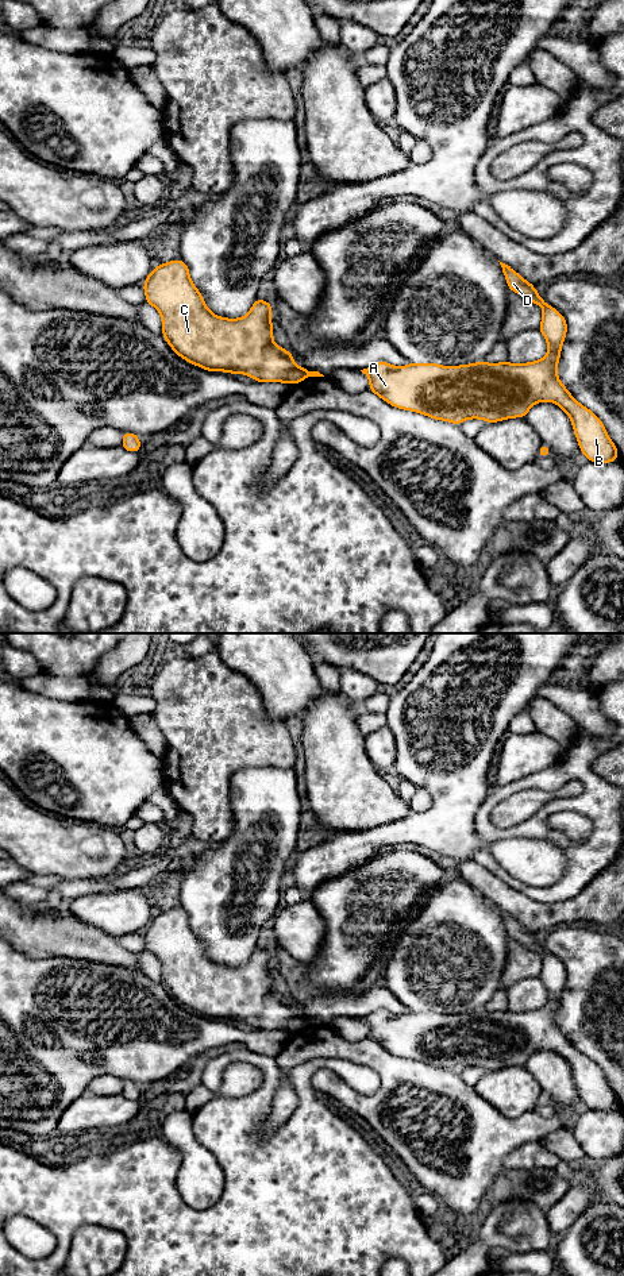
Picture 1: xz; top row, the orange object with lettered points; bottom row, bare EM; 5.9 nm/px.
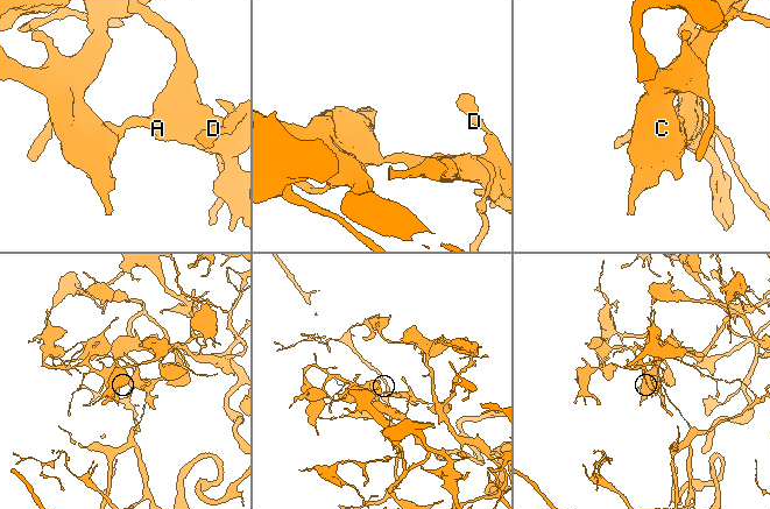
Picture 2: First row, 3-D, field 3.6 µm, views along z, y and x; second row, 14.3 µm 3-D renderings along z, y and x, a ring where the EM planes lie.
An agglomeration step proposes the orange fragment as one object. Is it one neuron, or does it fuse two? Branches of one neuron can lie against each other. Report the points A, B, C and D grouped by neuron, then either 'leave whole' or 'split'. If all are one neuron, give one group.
groups A B D / C; split

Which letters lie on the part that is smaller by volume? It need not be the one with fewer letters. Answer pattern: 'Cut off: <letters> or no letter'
Cut off: A, B, D

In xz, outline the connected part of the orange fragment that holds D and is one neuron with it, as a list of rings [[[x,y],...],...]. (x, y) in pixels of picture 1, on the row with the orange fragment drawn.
[[[500,262],[509,290],[543,308],[539,331],[544,335],[548,352],[536,362],[511,362],[446,367],[438,363],[408,363],[394,367],[377,362],[363,370],[369,377],[369,390],[389,405],[423,413],[435,420],[461,425],[466,419],[486,423],[511,417],[524,419],[539,401],[554,401],[571,419],[581,452],[590,462],[610,463],[619,459],[617,448],[609,439],[602,421],[573,398],[556,375],[566,319],[511,266]]]

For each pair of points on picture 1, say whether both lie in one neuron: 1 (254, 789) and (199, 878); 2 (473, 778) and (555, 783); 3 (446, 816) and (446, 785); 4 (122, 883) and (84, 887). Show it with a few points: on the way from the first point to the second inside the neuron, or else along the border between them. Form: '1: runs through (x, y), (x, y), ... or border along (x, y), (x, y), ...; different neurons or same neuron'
1: runs through (254, 812), (247, 824), (247, 835), (222, 860); same neuron
2: border along (492, 790), (478, 806), (476, 818); different neurons
3: runs through (446, 808), (446, 793); same neuron
4: runs through (112, 885), (93, 886); same neuron

